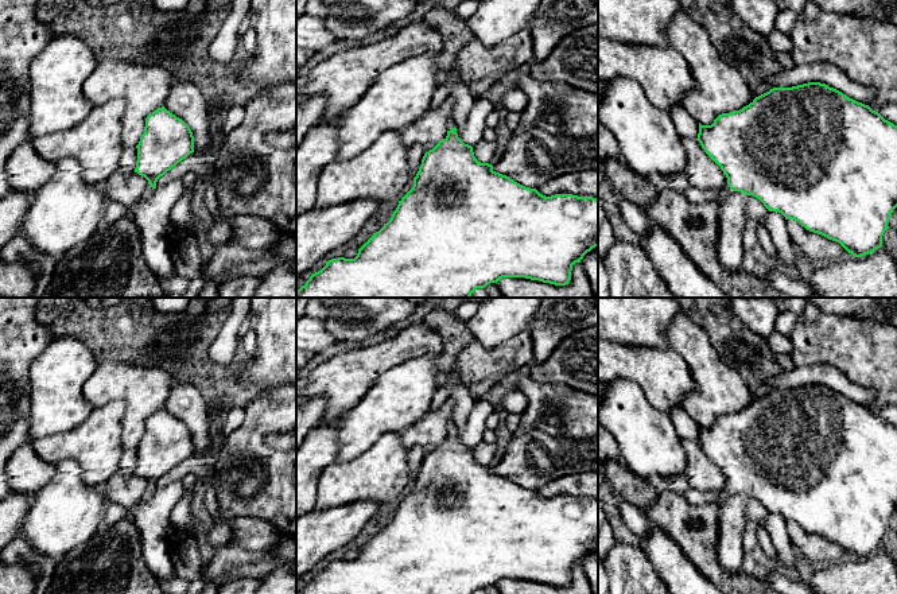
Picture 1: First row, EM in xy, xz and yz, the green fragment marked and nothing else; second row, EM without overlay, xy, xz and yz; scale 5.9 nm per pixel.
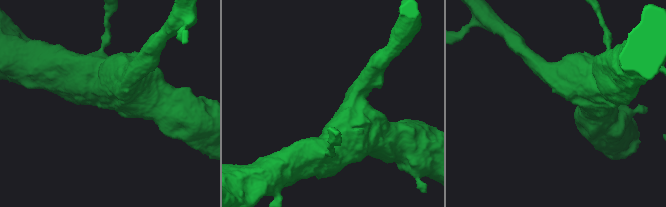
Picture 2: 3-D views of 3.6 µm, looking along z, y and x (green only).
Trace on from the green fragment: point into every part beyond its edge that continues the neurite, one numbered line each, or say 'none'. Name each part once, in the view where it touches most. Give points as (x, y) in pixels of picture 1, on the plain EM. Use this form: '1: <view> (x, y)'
1: yz (725, 493)

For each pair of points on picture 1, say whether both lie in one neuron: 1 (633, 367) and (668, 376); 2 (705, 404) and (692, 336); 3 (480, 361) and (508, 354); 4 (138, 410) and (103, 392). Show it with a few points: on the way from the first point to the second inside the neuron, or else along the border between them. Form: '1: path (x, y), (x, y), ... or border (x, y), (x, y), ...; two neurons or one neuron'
1: path (641, 367), (648, 367), (660, 373); one neuron
2: path (705, 387), (705, 364), (698, 353); one neuron
3: path (486, 361), (501, 361); one neuron
4: path (129, 400), (121, 392), (112, 392); one neuron

